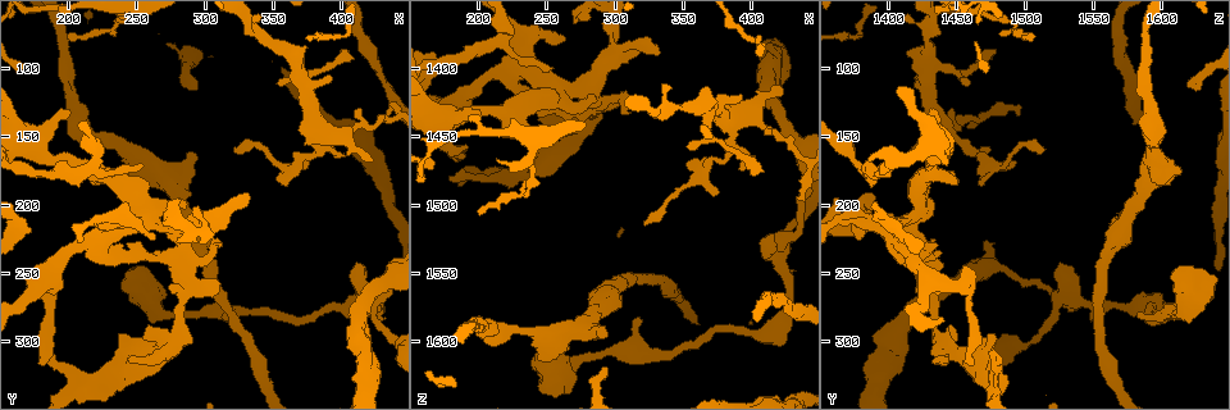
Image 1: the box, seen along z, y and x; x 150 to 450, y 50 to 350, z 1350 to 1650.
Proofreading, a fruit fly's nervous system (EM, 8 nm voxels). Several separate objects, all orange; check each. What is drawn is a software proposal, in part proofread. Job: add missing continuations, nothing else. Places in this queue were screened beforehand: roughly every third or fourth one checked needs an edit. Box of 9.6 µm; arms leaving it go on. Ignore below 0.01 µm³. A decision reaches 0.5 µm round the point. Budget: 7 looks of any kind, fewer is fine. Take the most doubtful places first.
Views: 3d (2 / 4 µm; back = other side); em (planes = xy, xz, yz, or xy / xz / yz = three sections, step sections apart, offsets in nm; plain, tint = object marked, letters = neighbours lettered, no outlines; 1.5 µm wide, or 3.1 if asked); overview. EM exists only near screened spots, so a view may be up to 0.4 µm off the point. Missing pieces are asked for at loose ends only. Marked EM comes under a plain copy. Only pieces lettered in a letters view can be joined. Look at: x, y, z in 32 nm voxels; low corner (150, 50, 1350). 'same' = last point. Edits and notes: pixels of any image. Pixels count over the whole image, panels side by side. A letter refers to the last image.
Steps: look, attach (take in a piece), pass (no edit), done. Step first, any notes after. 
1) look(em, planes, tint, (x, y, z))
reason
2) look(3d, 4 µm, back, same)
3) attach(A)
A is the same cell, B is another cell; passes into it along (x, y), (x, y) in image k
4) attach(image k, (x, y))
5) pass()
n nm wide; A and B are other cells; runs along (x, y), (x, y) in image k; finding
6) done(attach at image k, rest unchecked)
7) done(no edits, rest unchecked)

look(3d, 2 µm, (292, 114, 1620))

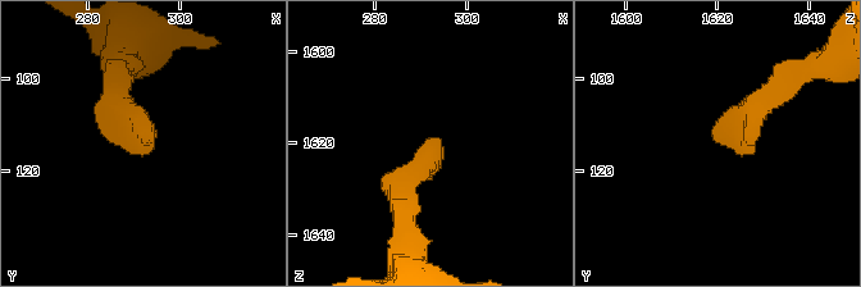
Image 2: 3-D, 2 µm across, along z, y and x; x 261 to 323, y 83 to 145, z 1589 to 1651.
look(em, planes, tint, (293, 112, 1620))
now the EM

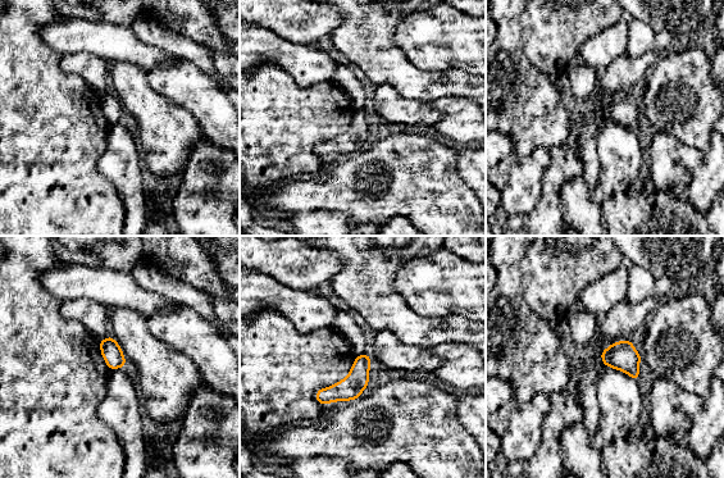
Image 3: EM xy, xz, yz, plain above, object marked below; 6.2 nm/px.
look(em, planes, letters, same)

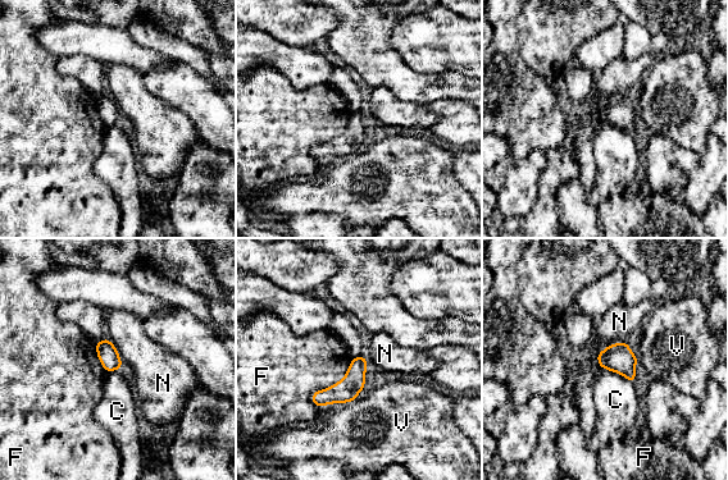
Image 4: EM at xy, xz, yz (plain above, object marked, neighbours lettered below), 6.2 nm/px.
pass()
C, F, N and V are other cells; border along (353, 357), (312, 394), (318, 408) in image 4; none of them fits

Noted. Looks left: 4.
look(3d, 2 µm, back, (296, 166, 1596))

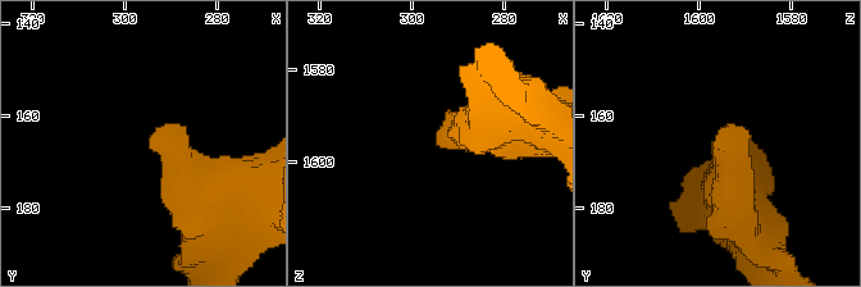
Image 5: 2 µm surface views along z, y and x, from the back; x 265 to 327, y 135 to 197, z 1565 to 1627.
look(em, planes, letters, (295, 164, 1596))

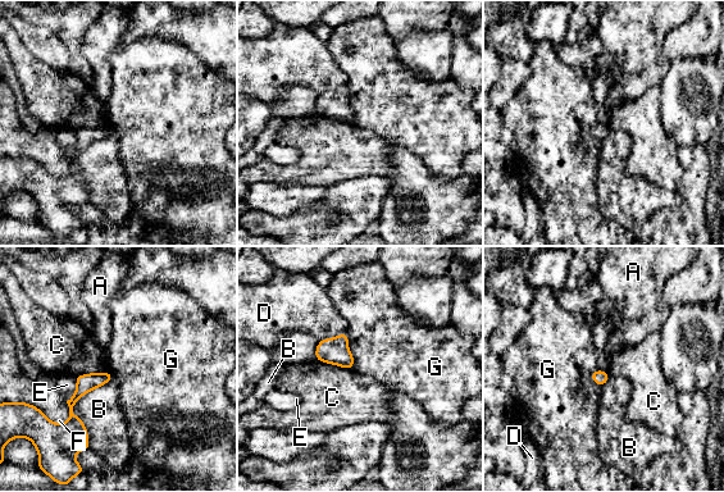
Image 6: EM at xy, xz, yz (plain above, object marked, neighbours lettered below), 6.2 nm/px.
pass()
A, B, C, D, E, F and G are other cells; border along (345, 332), (354, 360), (353, 368) in image 6; none of them fits

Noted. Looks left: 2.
look(em, xy, step 8, letters, (200, 78, 1506))
branch stops here

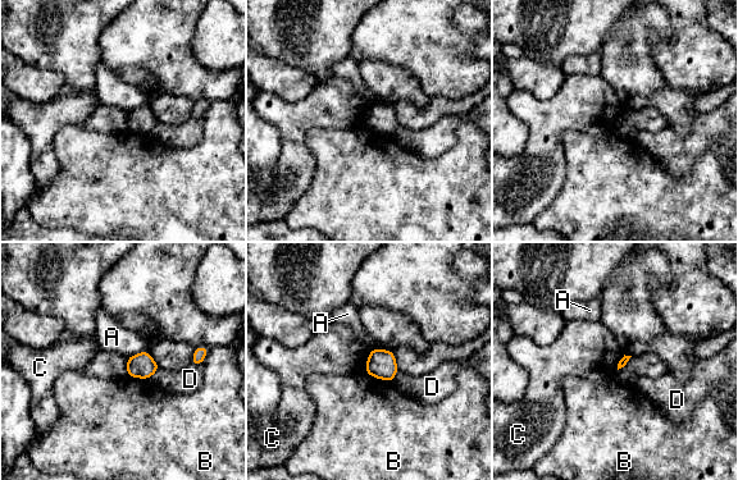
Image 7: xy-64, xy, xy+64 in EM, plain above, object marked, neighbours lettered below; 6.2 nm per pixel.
look(em, planes, letters, same)

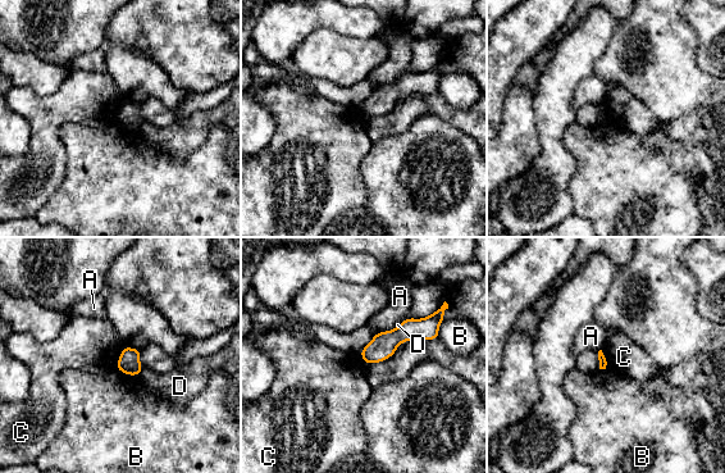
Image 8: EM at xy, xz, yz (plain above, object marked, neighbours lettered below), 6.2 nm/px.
pass()
A, B, C and D are other cells; border along (124, 346), (115, 368) in image 8; none of them fits

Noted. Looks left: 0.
done(no edits, rest unchecked)

